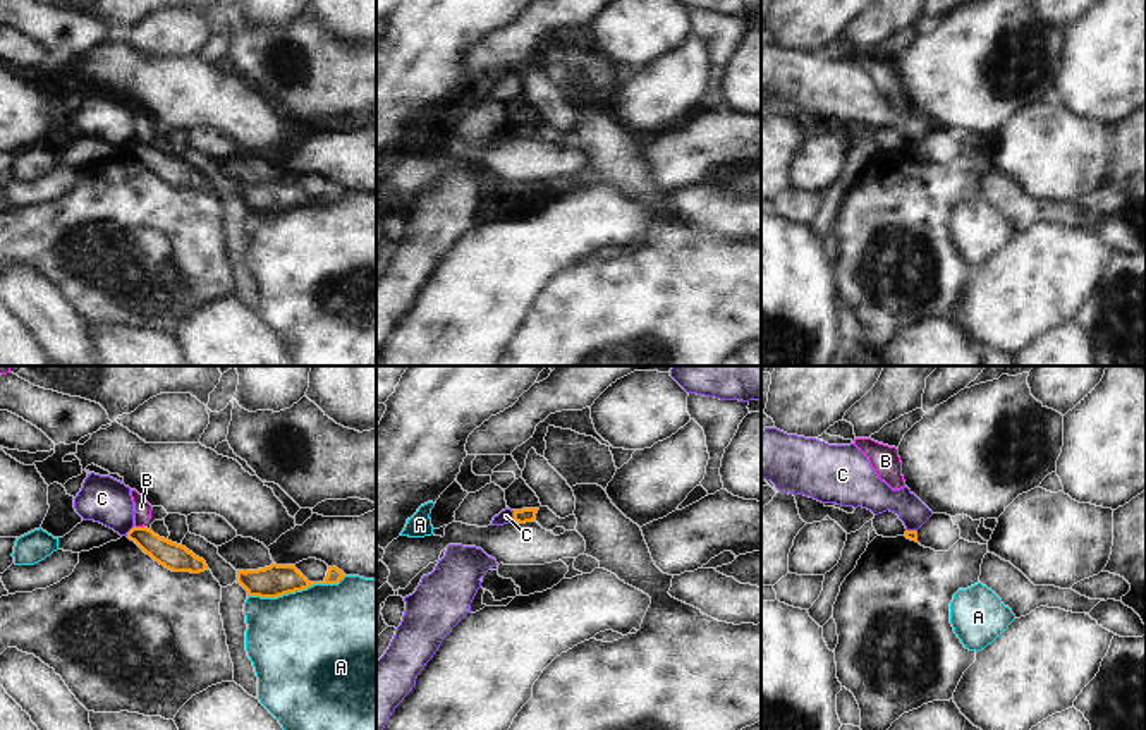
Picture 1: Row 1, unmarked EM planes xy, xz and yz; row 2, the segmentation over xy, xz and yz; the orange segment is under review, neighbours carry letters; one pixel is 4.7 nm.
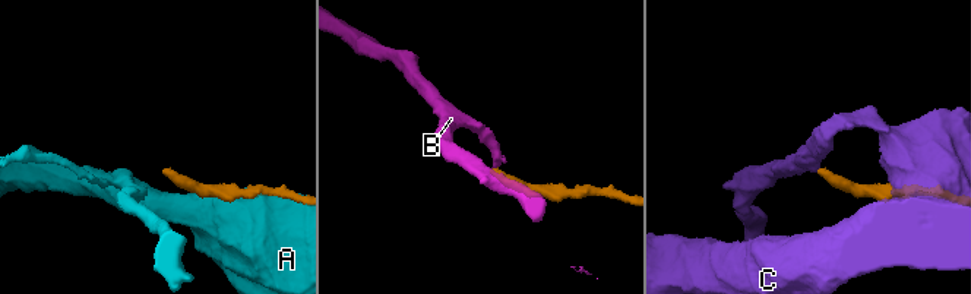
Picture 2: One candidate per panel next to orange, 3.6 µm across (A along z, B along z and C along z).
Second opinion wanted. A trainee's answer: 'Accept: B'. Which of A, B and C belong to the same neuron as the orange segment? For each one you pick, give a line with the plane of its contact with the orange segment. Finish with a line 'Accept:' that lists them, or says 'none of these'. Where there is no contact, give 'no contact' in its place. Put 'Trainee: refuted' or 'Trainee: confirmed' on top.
Trainee: refuted
Accept: none of these

